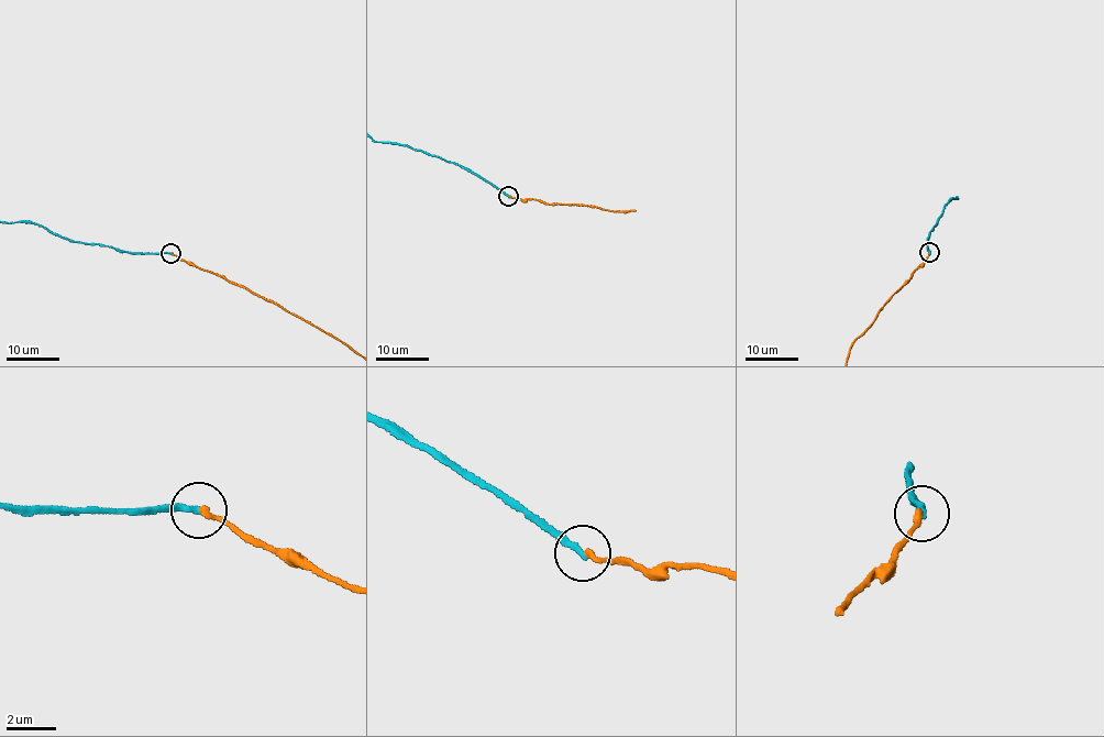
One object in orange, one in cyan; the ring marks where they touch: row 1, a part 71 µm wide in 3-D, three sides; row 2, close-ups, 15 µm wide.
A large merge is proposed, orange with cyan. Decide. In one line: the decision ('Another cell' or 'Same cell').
Another cell

